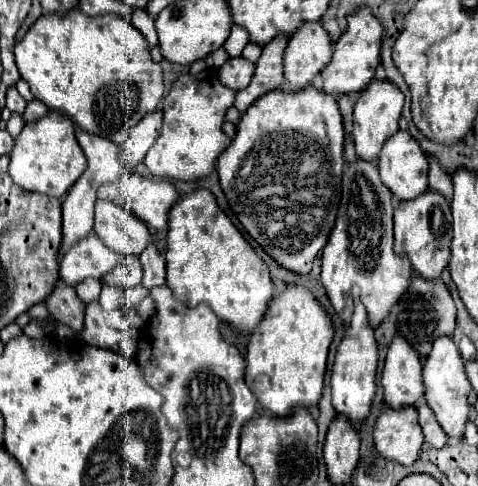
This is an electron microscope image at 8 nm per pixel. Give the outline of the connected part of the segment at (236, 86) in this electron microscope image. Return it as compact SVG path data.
M231 57L219 69L219 81L225 87L231 87L233 91L239 91L239 89L247 87L247 83L251 81L253 69L255 69L253 63L247 61L245 57Z

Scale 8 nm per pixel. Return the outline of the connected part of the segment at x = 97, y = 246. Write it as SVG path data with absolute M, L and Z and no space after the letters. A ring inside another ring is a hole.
M91 233L87 239L69 249L69 253L61 259L59 273L67 285L75 287L79 281L87 277L101 279L103 275L115 269L119 259L119 253L105 247L103 241Z

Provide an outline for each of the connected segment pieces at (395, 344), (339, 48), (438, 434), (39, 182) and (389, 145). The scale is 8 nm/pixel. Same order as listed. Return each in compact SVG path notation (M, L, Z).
M395 333L389 343L381 385L385 391L385 403L393 409L401 405L415 405L417 399L423 397L421 359L399 333Z
M353 11L347 15L347 29L337 39L335 51L331 57L331 63L323 67L323 91L325 93L353 93L361 91L369 85L369 81L375 75L375 69L381 61L381 39L383 39L383 27L381 23L367 11Z
M421 403L417 405L417 411L419 411L419 423L423 427L423 435L425 435L425 441L435 447L435 449L443 449L449 441L449 437L445 435L445 431L439 427L431 407L427 403Z
M49 111L45 117L27 123L15 139L9 161L9 175L19 187L27 191L37 191L49 197L63 199L71 185L83 175L85 167L87 159L77 143L73 119L65 113Z
M397 131L395 135L391 135L391 139L387 139L387 143L383 143L383 149L379 153L379 177L381 181L387 185L387 189L401 201L409 201L415 199L417 195L421 195L423 191L427 191L427 169L429 169L429 159L427 155L423 155L419 143L411 137L409 131Z

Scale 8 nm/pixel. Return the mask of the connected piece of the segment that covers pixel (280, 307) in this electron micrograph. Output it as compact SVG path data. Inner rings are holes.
M285 285L283 291L271 299L261 323L253 329L249 343L247 343L247 355L245 355L245 383L253 391L253 395L259 399L261 407L271 411L273 415L289 415L295 407L313 407L317 405L321 393L323 393L323 381L327 371L327 353L333 339L333 323L327 311L319 305L315 295L307 287L299 285Z

